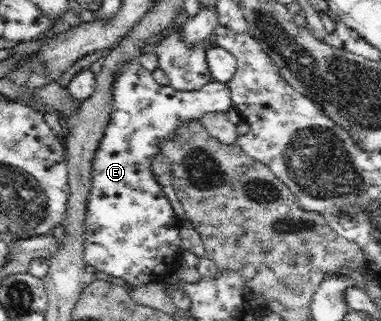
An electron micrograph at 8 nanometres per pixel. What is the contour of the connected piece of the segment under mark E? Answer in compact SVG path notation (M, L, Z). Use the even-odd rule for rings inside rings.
M138 60L125 62L113 80L111 118L92 162L92 183L87 201L85 219L84 258L88 265L112 277L143 286L149 282L168 282L182 265L180 229L181 217L177 216L163 193L163 187L151 171L151 160L161 153L159 144L173 138L181 124L187 120L200 120L208 112L226 112L232 106L229 85L215 80L194 91L175 90L171 85L161 86Z

